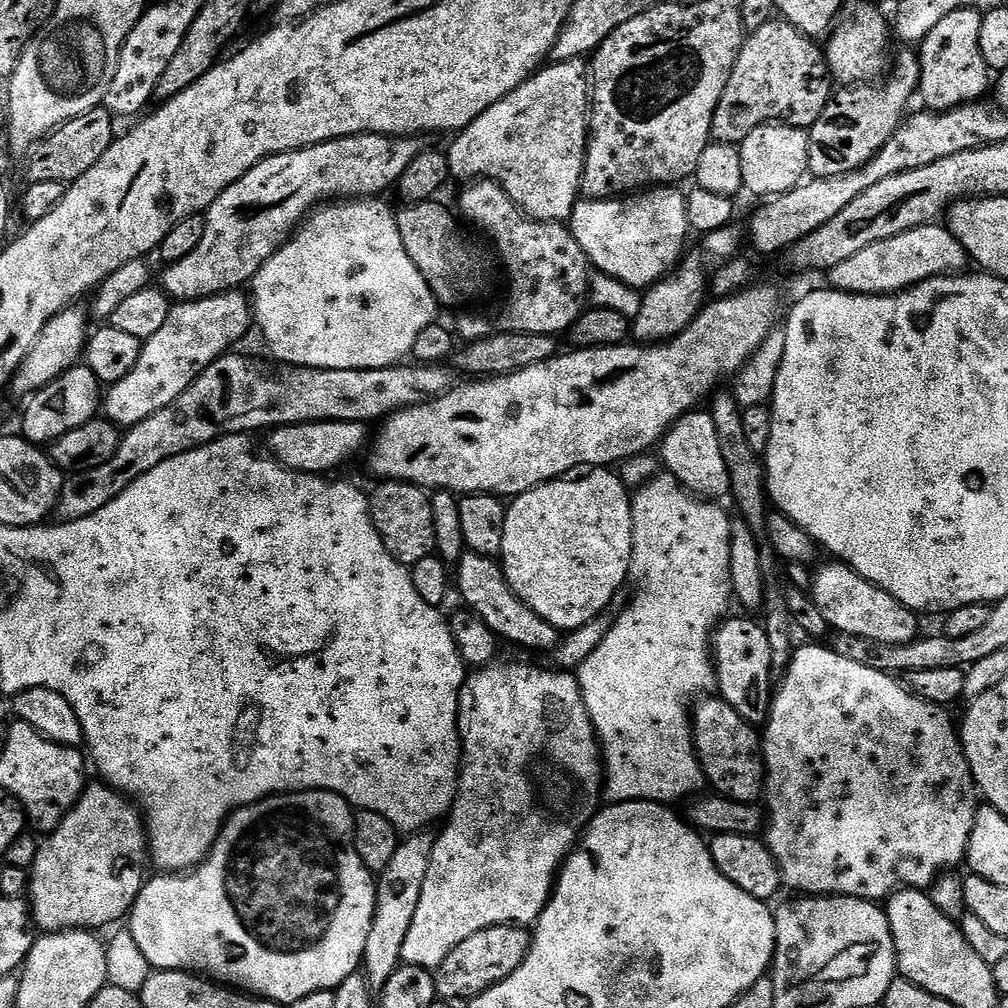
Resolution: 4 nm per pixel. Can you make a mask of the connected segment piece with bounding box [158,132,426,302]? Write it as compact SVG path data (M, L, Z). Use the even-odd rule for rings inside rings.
M365 132L363 136L343 136L341 140L328 140L325 144L315 144L309 148L299 148L296 152L283 152L277 156L268 156L262 162L258 162L249 170L242 178L238 178L238 182L234 182L226 189L222 195L209 206L208 211L203 213L204 233L202 234L202 242L198 242L198 246L194 250L194 254L186 254L186 258L182 258L178 262L167 265L163 270L164 277L158 280L159 287L165 296L176 302L185 300L200 300L204 296L217 296L220 292L230 292L240 290L245 287L258 274L258 270L272 255L284 245L287 240L292 238L292 233L300 227L302 221L317 206L323 205L325 202L347 202L349 200L358 200L361 198L376 198L387 188L395 189L400 183L402 174L406 174L406 166L410 166L410 162L414 162L414 158L418 158L418 154L425 151L426 144L423 139L414 136L379 136L378 134L370 134Z

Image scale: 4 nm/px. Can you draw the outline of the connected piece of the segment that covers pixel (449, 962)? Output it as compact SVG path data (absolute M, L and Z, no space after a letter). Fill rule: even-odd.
M508 925L487 928L474 934L474 938L466 938L466 942L462 942L462 946L454 949L446 958L446 962L442 962L442 966L435 969L437 997L441 1001L467 1002L476 996L481 996L486 990L498 986L503 980L510 978L510 974L514 974L514 970L518 970L518 966L522 966L531 944L529 929L524 926Z

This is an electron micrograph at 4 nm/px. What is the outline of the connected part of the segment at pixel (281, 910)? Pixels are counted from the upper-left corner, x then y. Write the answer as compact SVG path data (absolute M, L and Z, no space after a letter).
M289 792L269 796L245 808L239 808L224 822L220 837L214 842L208 857L187 874L156 874L141 888L136 905L131 910L130 931L138 950L153 969L162 972L190 972L233 990L262 1000L272 1000L278 1006L290 1006L306 994L330 992L339 988L346 978L357 975L364 963L366 938L376 913L376 886L374 874L362 862L356 849L356 816L347 800L333 792Z

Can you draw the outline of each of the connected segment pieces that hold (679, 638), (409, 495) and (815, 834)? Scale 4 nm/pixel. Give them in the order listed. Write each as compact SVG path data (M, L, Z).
M657 474L646 483L635 489L632 501L632 567L630 569L631 583L636 583L636 597L627 601L626 607L613 619L610 634L602 638L602 646L586 658L578 669L578 679L582 698L586 702L586 710L590 714L590 722L596 731L596 738L600 742L600 750L604 762L605 797L609 796L612 804L625 804L631 800L651 800L653 802L672 802L668 800L687 801L695 797L705 787L704 771L700 759L696 756L696 744L692 741L692 721L690 709L699 692L712 694L717 691L716 666L714 652L710 645L714 640L714 633L718 625L729 615L728 607L733 607L732 579L730 578L730 534L732 520L722 509L719 503L709 502L704 498L697 498L683 488L670 474Z
M389 480L377 484L380 485L376 493L370 496L372 524L378 530L388 553L405 566L417 564L422 562L422 558L433 555L436 552L436 535L431 495L407 480Z
M804 642L793 651L787 661L788 673L779 677L774 688L772 709L767 724L762 728L762 747L764 749L764 770L766 773L766 843L768 849L780 867L780 879L785 889L793 888L796 894L808 898L818 896L853 896L859 900L873 902L887 901L901 889L931 889L937 876L956 870L959 864L965 863L968 854L968 843L972 841L972 831L976 821L978 807L978 789L976 780L968 765L964 753L961 733L958 724L948 717L949 709L928 700L921 700L907 683L884 672L870 670L850 658L842 658L830 646L820 642Z

